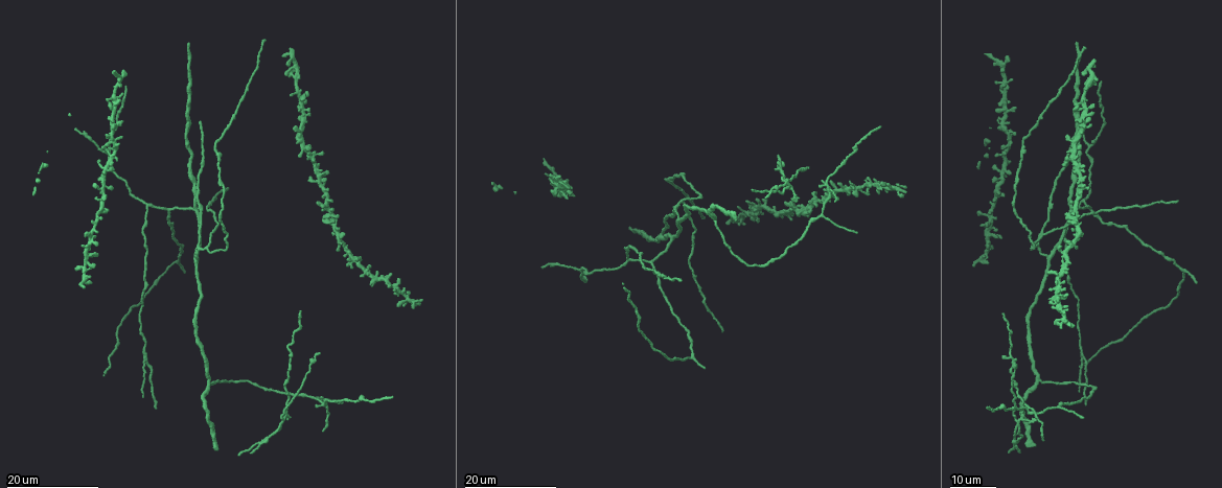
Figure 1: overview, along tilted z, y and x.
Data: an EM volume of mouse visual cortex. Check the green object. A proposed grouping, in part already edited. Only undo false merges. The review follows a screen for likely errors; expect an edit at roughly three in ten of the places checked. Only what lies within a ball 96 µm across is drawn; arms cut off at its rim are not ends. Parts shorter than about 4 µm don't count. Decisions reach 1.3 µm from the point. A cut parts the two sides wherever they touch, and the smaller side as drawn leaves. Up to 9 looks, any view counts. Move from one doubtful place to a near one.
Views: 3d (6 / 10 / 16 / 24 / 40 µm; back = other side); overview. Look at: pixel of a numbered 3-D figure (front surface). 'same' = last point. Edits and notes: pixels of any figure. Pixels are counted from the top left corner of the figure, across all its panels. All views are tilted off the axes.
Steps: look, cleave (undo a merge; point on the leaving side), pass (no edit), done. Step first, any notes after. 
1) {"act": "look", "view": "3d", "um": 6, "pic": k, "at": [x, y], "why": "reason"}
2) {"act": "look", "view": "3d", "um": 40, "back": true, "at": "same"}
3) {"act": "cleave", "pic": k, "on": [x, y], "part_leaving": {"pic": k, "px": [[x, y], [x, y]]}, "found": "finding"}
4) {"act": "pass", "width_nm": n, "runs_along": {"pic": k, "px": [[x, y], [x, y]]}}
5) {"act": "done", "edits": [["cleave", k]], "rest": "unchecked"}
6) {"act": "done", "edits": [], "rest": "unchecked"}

{"act": "look", "view": "3d", "um": 24, "pic": 1, "at": [326, 408], "why": "four arms meet"}

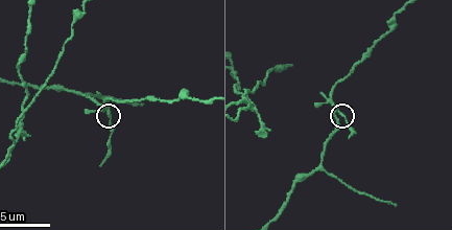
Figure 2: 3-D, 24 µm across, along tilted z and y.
{"act": "look", "view": "3d", "um": 10, "pic": 2, "at": [343, 113], "why": "zoom in"}

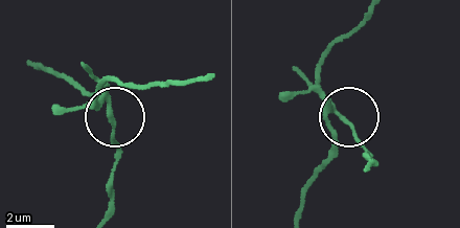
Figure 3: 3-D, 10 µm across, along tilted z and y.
{"act": "cleave", "pic": 3, "on": [113, 124], "width_nm": 150, "part_leaving": {"pic": 3, "px": [[106, 96], [118, 151], [110, 215]]}, "found": "a second neuron is stuck on"}

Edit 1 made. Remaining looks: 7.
{"act": "look", "view": "3d", "um": 10, "pic": 2, "at": [78, 93], "why": "branch point"}

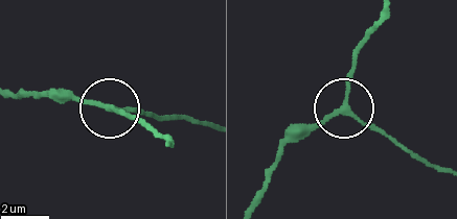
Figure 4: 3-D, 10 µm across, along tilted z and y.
{"act": "pass", "side_arm_um": 9, "runs_along": {"pic": 4, "px": [[9, 94], [90, 99], [149, 114]]}, "found": "one neuron here"}

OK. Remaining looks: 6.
{"act": "look", "view": "3d", "um": 10, "pic": 2, "at": [17, 138], "why": "two arms at a narrow angle"}

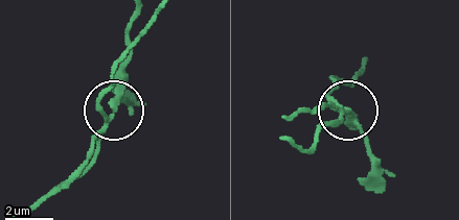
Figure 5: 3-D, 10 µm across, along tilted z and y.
{"act": "cleave", "pic": 5, "on": [120, 95], "width_nm": 170, "part_leaving": {"pic": 5, "px": [[107, 126], [125, 78], [125, 30], [134, 13]]}, "found": "two neurons meet here"}

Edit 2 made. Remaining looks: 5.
{"act": "look", "view": "overview"}

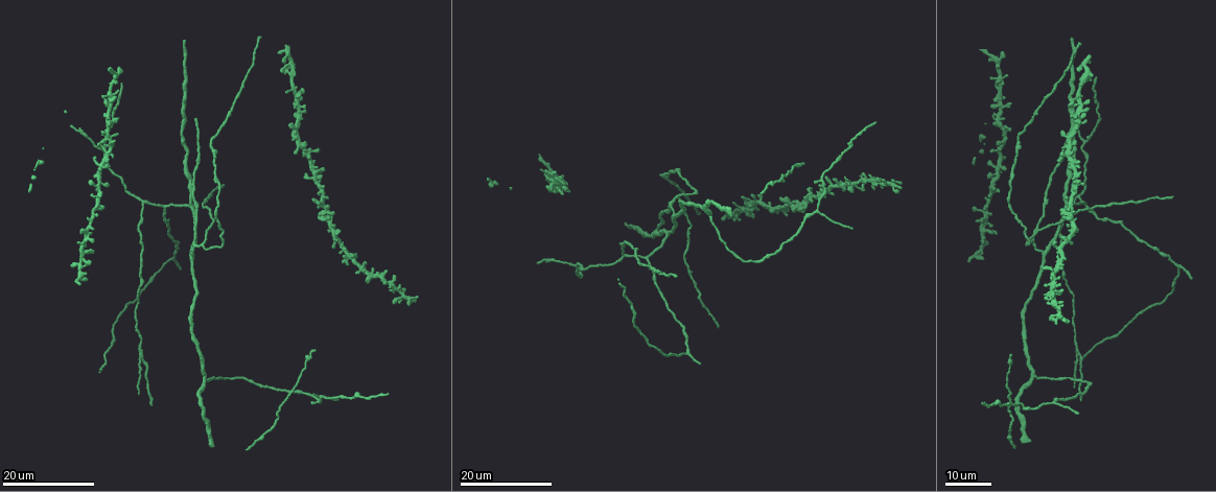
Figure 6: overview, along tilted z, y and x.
{"act": "look", "view": "3d", "um": 24, "pic": 6, "at": [193, 258], "why": "branch point"}

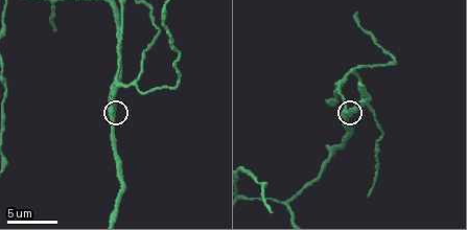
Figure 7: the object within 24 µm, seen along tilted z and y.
{"act": "look", "view": "3d", "um": 6, "pic": 7, "at": [110, 113], "why": "zoom in"}

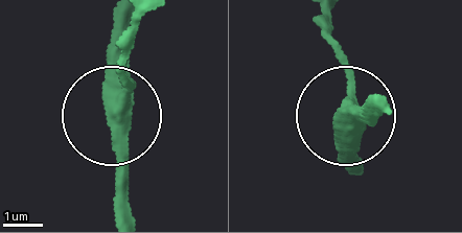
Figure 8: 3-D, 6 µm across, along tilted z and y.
{"act": "pass", "side_arm_um": 101, "found": "one neuron here"}

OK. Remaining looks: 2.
{"act": "done", "edits": [["cleave", 3], ["cleave", 5]], "rest": "unchecked"}

